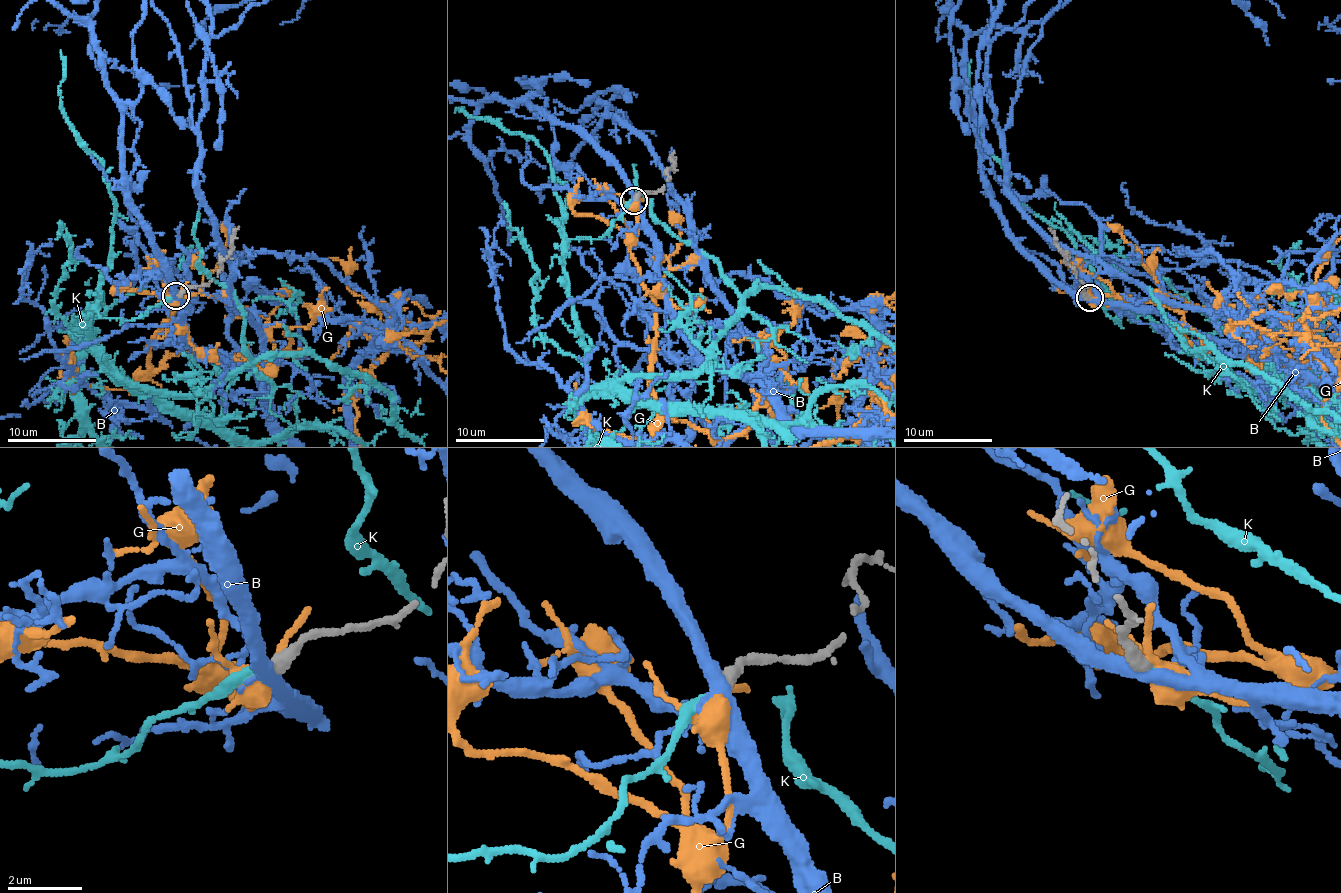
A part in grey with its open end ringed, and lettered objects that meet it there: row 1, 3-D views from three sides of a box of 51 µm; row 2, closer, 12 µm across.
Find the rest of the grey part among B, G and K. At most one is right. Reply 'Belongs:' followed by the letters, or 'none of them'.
Belongs: K

